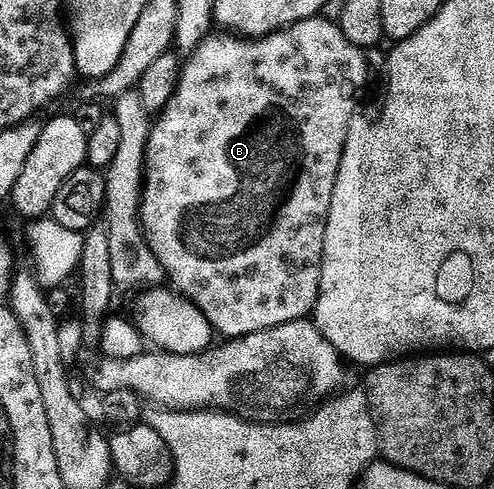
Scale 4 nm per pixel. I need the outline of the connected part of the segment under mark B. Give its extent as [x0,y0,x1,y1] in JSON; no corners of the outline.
[141,16,369,339]

